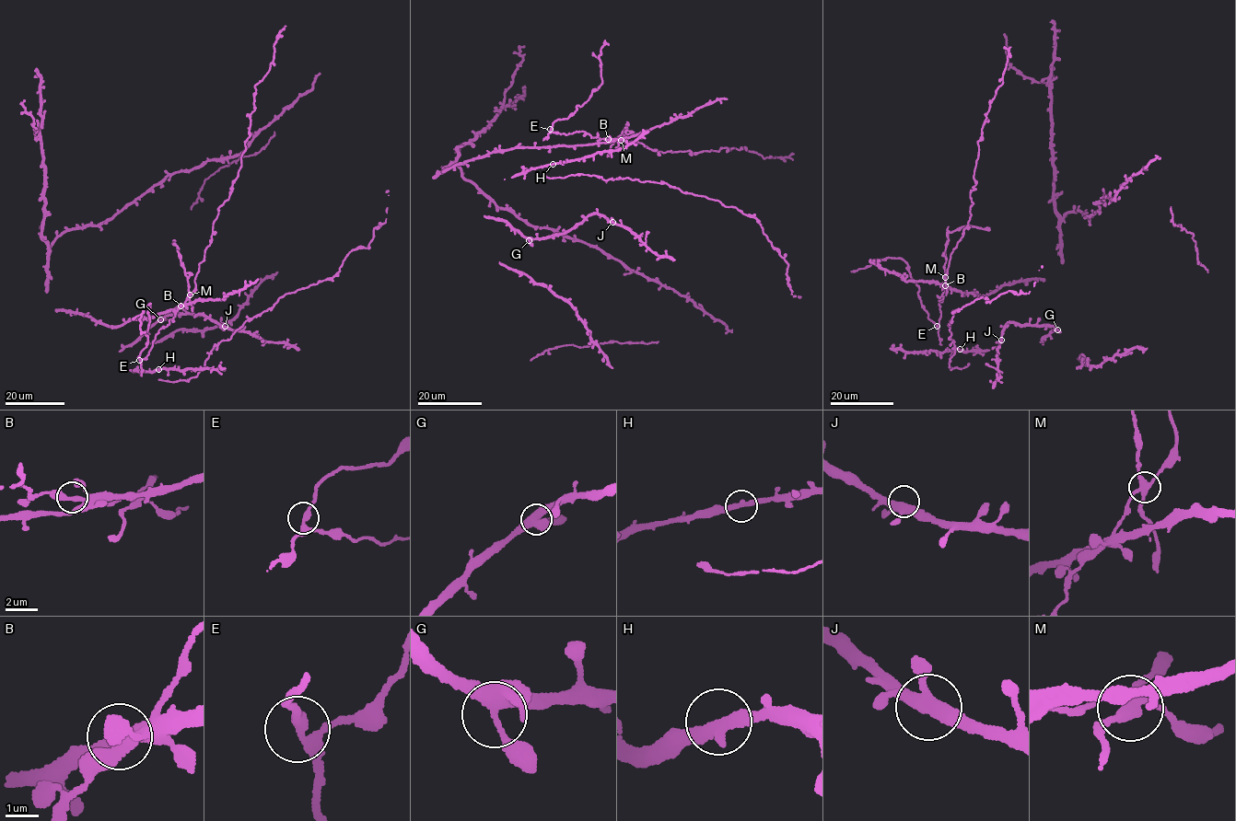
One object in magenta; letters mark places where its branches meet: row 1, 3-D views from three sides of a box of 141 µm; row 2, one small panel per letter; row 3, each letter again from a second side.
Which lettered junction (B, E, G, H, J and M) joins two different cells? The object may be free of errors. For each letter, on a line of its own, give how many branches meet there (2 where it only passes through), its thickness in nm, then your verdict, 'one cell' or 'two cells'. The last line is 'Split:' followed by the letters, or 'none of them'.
B: 4 branches meet; 240 nm thick; one cell
E: 3 branches meet; 260 nm thick; one cell
G: 4 branches meet; 380 nm thick; one cell
H: 2 branches meet; 340 nm thick; one cell
J: 4 branches meet; 380 nm thick; one cell
M: 4 branches meet; 320 nm thick; two cells
Split: M

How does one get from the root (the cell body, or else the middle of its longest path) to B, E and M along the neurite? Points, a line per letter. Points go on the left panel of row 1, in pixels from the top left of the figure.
B: (110, 326), (121, 327), (132, 319), (154, 317), (180, 306)
E: (110, 326), (121, 327), (132, 319), (154, 317), (181, 306), (169, 325), (158, 330), (148, 354), (139, 360)
M: (110, 326), (121, 327), (132, 319), (154, 317), (175, 310), (190, 294)

